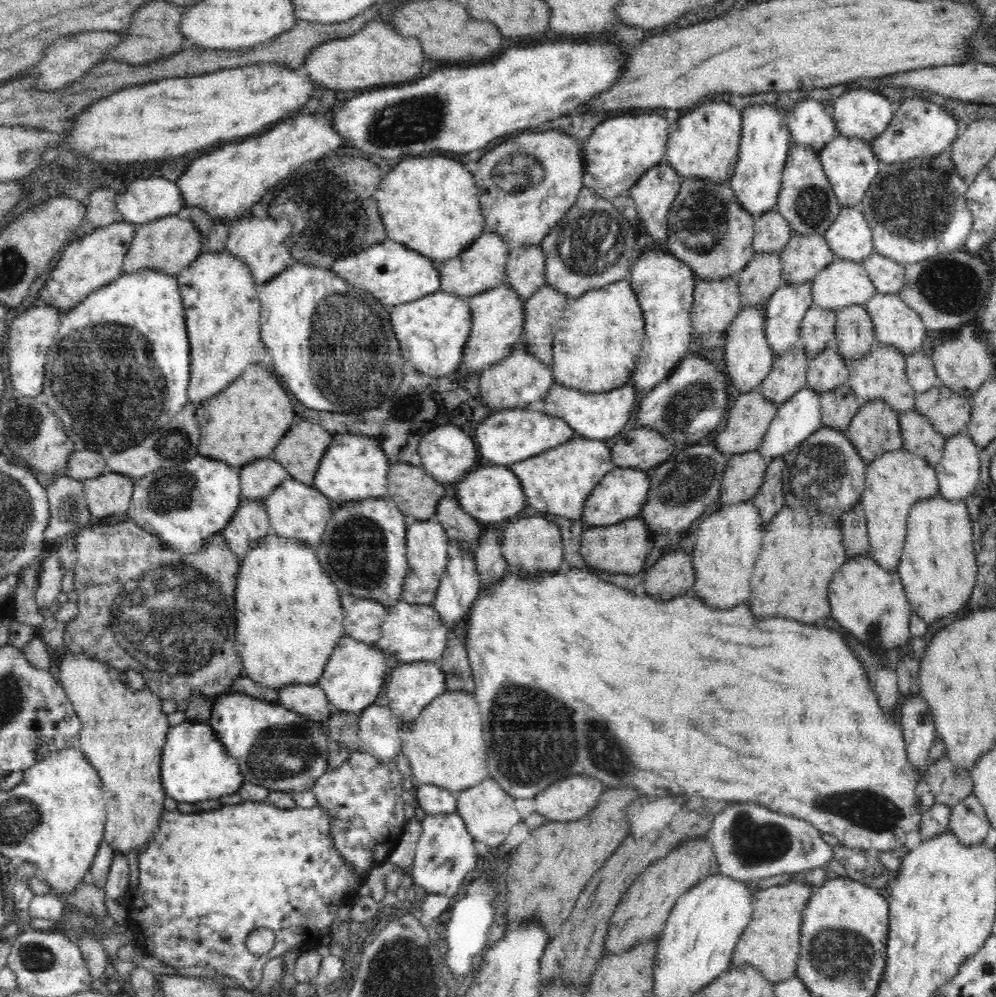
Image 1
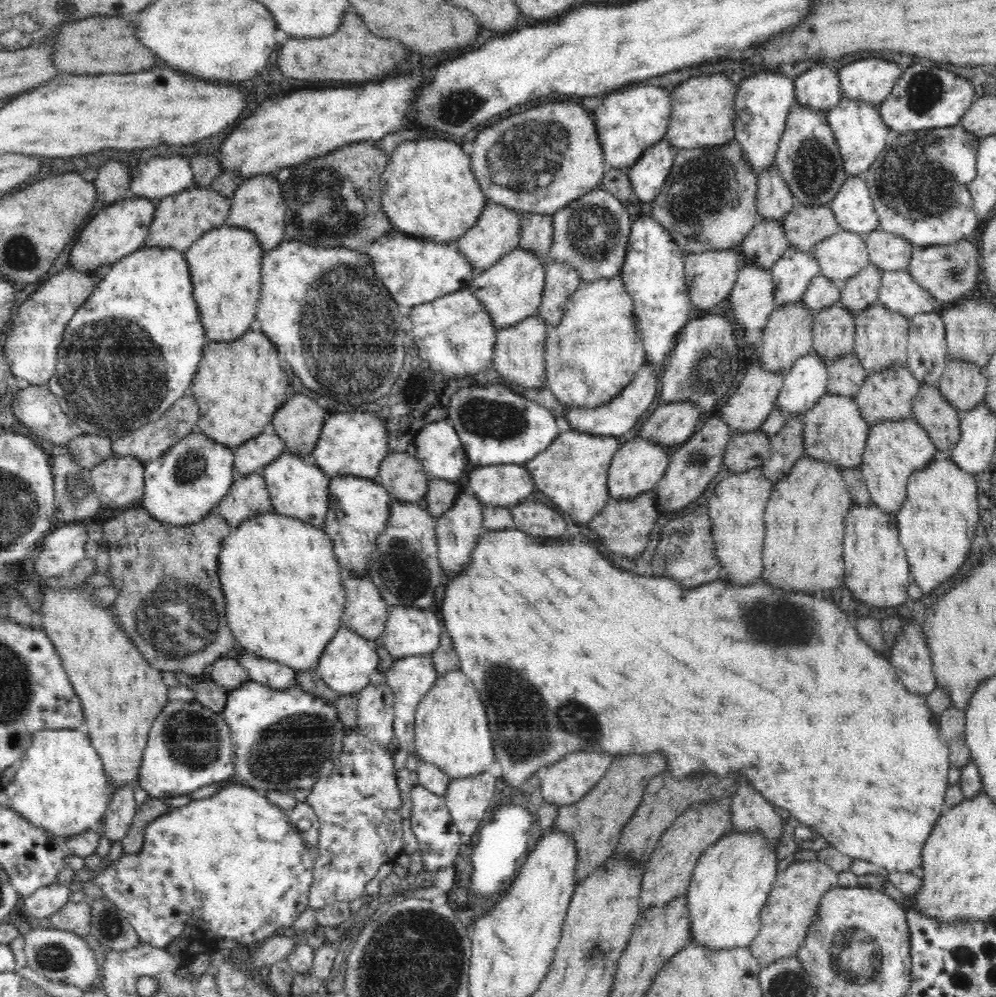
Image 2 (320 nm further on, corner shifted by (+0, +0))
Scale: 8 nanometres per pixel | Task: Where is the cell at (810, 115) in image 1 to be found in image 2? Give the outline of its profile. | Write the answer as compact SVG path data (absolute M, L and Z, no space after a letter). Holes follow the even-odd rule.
M826 64L812 66L795 78L796 100L817 111L827 111L843 99L839 71Z

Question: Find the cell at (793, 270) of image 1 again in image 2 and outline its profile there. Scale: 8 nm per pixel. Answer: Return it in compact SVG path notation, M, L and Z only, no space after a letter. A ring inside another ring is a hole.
M797 203L783 216L781 223L790 247L800 251L814 248L815 244L841 230L831 205Z

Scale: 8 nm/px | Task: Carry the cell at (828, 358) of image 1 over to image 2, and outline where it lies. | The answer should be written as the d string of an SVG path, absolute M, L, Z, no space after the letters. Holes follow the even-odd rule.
M838 303L815 313L812 352L830 362L854 351L854 318L854 312Z

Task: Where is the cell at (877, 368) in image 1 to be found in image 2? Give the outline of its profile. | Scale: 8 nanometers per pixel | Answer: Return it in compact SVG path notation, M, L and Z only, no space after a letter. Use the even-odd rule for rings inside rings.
M878 302L864 310L855 313L855 350L863 368L868 374L882 372L892 364L907 367L909 318L902 313L890 311Z

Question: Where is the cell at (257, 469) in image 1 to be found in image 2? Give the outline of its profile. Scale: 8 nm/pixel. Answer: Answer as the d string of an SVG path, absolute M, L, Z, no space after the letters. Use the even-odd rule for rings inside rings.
M260 434L233 448L236 476L262 472L263 466L286 452L286 443L276 434Z

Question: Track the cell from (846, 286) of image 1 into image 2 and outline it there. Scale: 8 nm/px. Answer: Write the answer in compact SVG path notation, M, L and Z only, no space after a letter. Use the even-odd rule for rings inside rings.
M841 229L815 244L820 273L832 281L851 279L870 264L864 236Z

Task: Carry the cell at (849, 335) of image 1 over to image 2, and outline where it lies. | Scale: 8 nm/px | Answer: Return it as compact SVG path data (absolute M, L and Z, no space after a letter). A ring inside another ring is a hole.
M870 263L846 281L838 304L856 313L878 303L882 269Z

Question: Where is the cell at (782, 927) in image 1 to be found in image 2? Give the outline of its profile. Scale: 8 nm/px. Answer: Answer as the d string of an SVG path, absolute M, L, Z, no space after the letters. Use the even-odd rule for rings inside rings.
M817 858L792 863L776 876L768 901L761 911L760 932L748 946L758 964L767 966L776 959L797 954L814 923L823 896L830 889L840 887L838 875L828 864Z

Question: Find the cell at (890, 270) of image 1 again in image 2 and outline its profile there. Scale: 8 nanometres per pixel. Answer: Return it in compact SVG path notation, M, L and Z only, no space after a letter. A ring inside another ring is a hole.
M880 228L864 236L864 242L872 265L882 272L906 269L916 247L900 235L888 233Z

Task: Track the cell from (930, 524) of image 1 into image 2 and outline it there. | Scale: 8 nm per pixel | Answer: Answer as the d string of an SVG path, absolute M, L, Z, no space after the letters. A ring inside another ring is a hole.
M945 453L909 476L906 502L895 517L912 581L924 592L954 576L966 562L979 520L977 477L958 467Z

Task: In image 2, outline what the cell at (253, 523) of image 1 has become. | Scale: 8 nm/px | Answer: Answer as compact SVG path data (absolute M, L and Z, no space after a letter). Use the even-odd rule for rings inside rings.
M260 472L236 476L229 491L216 507L216 512L232 528L237 528L242 521L258 513L274 511L264 477Z

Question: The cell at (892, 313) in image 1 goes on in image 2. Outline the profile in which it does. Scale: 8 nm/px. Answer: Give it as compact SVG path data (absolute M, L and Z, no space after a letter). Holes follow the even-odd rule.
M908 268L883 272L878 302L908 318L925 312L942 312L944 308L930 292L914 281Z

